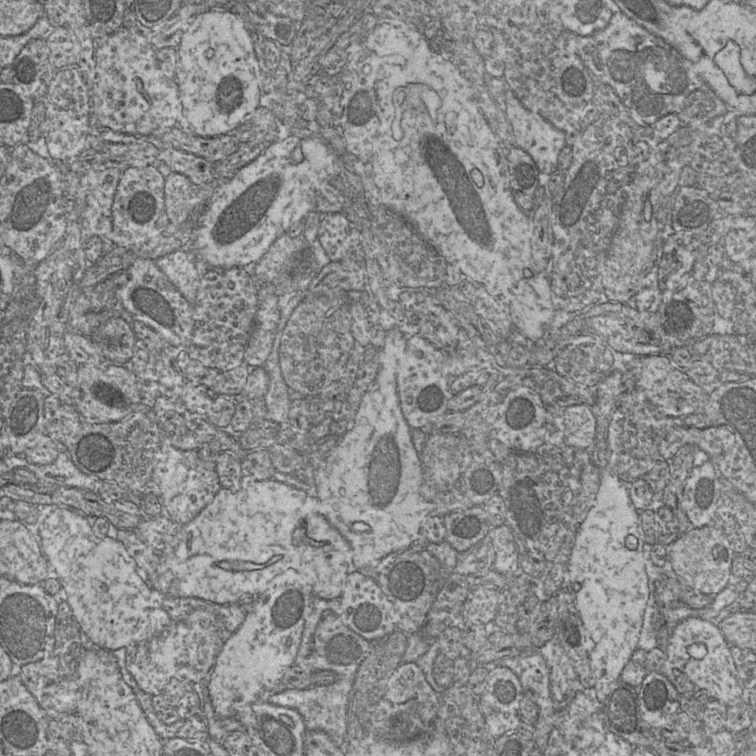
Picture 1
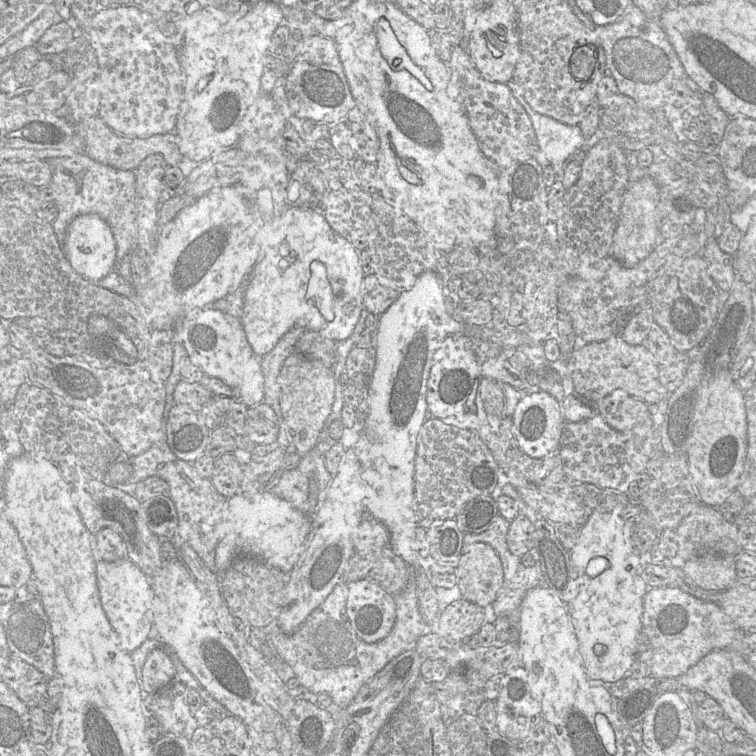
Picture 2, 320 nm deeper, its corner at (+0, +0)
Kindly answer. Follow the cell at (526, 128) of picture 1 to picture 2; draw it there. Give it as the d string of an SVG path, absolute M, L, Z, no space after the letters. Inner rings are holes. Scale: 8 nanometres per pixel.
M509 81L506 84L529 116L538 151L549 165L564 165L571 157L583 151L585 139L579 126L567 125L535 112L521 94L521 89L516 83Z

